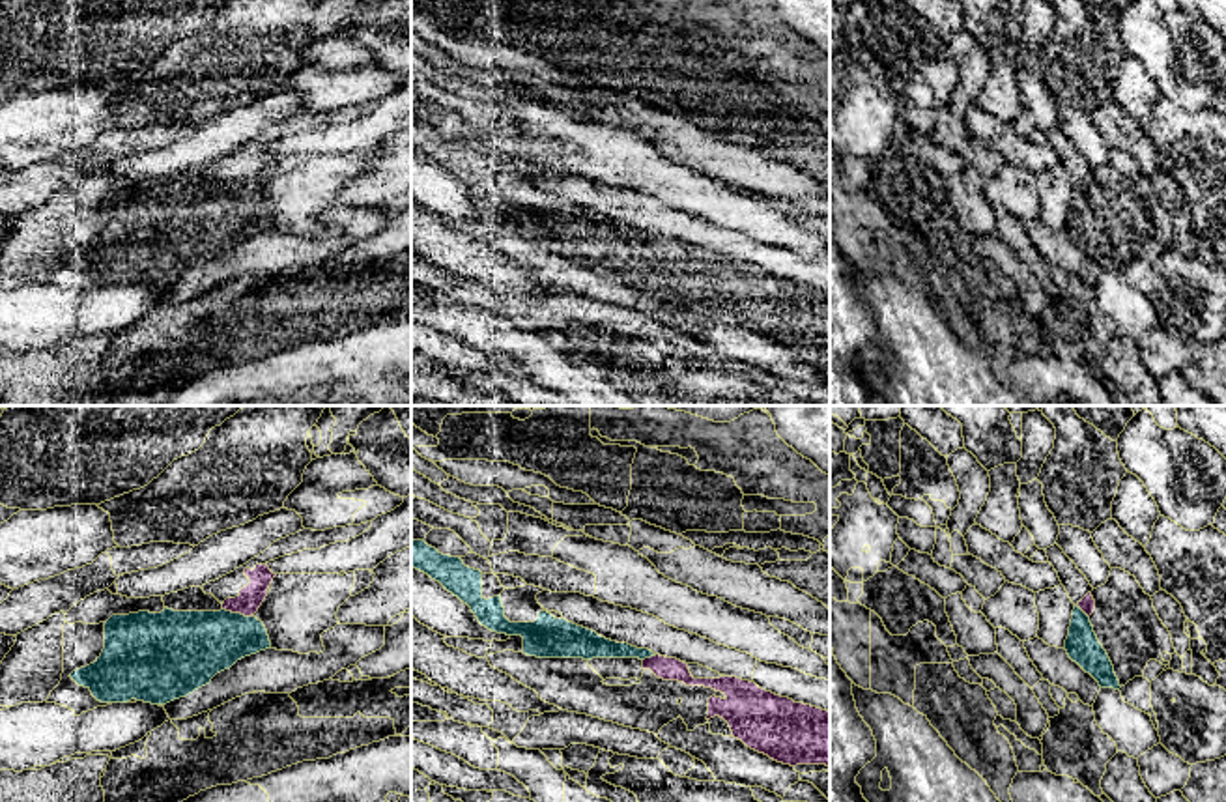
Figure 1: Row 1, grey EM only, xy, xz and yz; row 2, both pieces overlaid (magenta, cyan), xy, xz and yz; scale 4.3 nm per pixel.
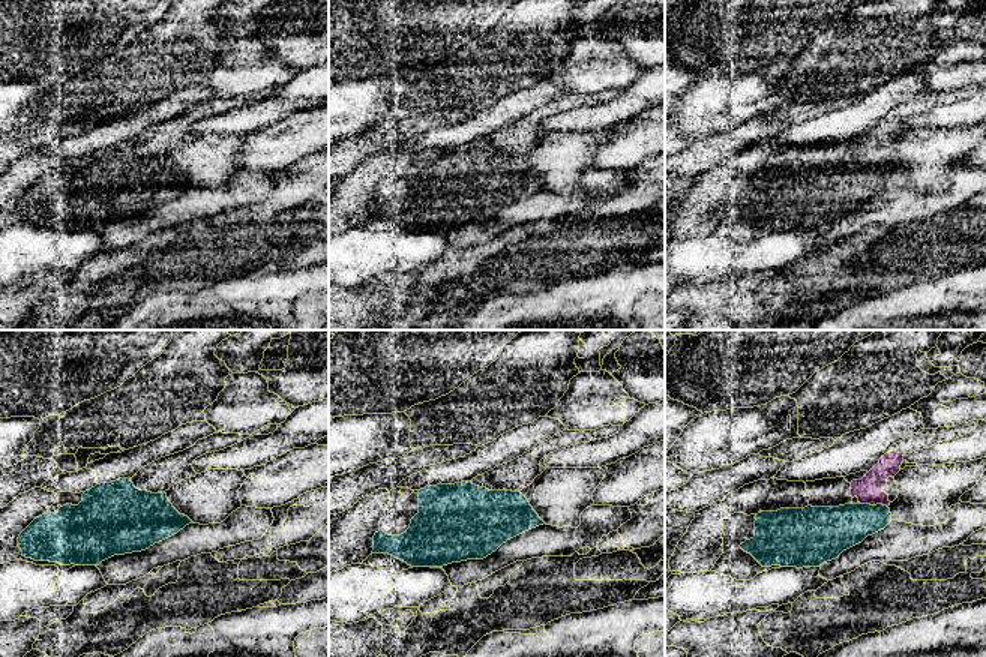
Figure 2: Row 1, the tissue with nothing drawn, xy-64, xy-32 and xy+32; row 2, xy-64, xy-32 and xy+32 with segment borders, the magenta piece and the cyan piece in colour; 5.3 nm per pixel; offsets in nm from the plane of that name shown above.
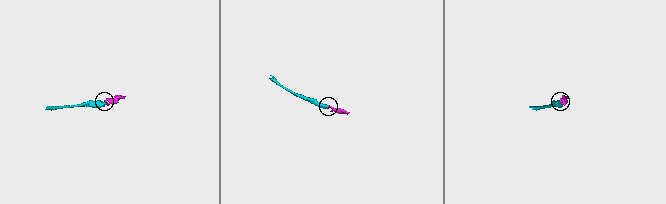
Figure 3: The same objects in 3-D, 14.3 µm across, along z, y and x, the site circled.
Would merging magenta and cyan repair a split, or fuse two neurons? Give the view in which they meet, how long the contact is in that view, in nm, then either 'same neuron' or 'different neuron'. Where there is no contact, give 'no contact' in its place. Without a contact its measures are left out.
xy | 130 nm | same neuron

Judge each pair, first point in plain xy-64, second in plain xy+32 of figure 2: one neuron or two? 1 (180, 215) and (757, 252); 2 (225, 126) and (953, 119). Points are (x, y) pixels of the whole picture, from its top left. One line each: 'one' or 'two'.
1: two
2: one

